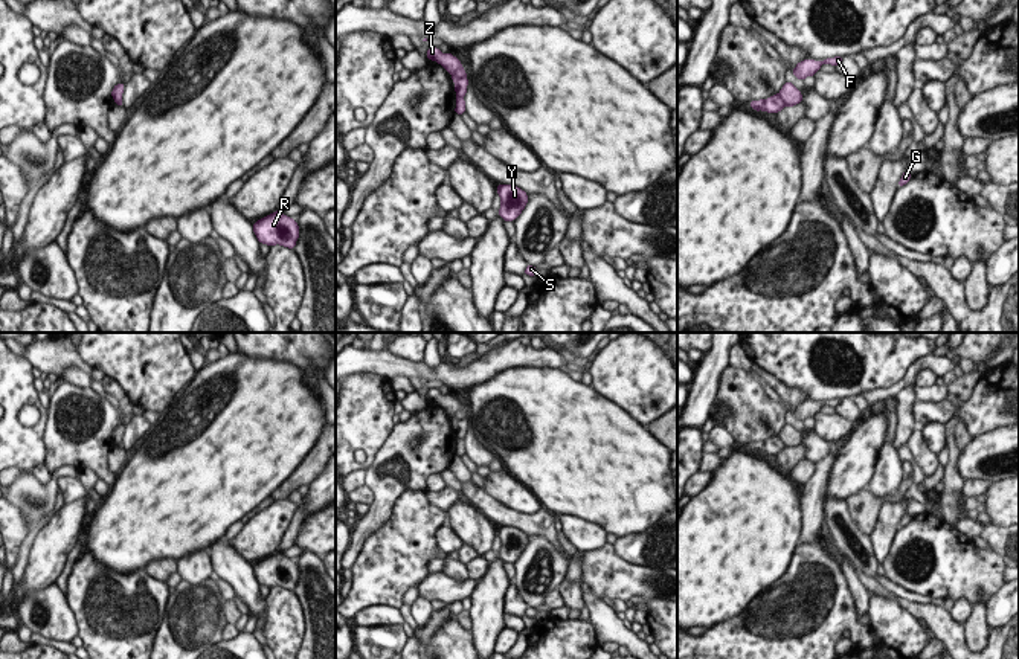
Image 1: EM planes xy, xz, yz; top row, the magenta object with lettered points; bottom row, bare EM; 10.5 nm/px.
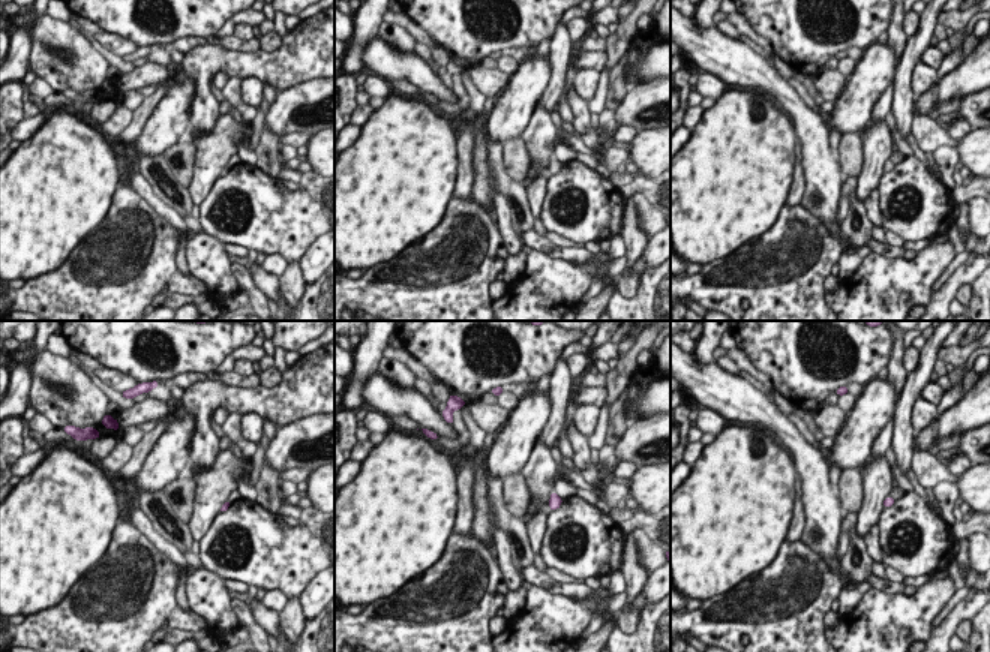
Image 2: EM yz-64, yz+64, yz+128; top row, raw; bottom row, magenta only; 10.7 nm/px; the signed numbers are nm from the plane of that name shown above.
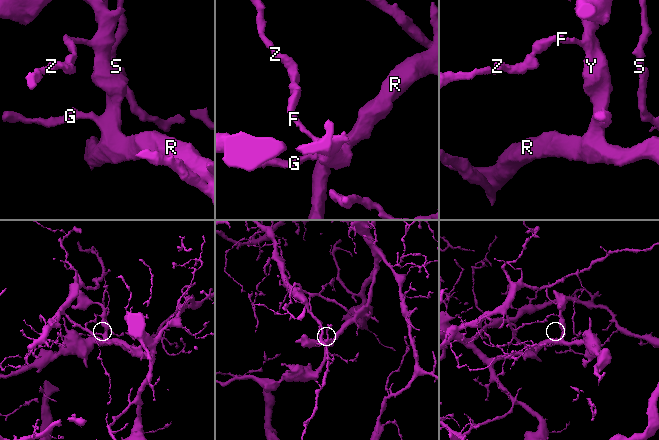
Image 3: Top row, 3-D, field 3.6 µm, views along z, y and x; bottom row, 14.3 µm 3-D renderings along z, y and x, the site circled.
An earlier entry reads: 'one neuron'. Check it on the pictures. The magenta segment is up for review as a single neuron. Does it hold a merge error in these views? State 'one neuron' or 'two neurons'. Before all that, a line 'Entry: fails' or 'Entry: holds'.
Entry: fails
two neurons

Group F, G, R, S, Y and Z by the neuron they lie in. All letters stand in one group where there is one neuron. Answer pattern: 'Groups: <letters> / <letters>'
Groups: F G R Y / S Z

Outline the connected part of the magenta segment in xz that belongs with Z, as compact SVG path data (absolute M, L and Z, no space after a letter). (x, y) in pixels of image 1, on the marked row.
M429 47L426 56L441 64L452 75L452 81L455 82L455 92L459 98L464 99L467 93L467 85L470 82L461 61L450 52L442 53L438 47Z

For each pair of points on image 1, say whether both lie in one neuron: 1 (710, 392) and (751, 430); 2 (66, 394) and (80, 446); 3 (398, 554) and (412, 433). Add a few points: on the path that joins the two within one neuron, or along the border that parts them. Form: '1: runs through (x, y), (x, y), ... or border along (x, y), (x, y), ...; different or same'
1: border along (729, 365), (722, 376), (719, 394), (714, 400); different
2: runs through (57, 409), (54, 414), (55, 429), (64, 437); same
3: border along (424, 491), (405, 490), (394, 502), (386, 520); different

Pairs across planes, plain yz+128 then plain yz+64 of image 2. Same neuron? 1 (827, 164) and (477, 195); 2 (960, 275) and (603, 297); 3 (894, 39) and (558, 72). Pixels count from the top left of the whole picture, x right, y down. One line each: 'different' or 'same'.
1: same
2: same
3: same

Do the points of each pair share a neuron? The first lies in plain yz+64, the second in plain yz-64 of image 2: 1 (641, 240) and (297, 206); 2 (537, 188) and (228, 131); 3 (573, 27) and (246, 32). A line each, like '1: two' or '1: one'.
1: two
2: one
3: one

